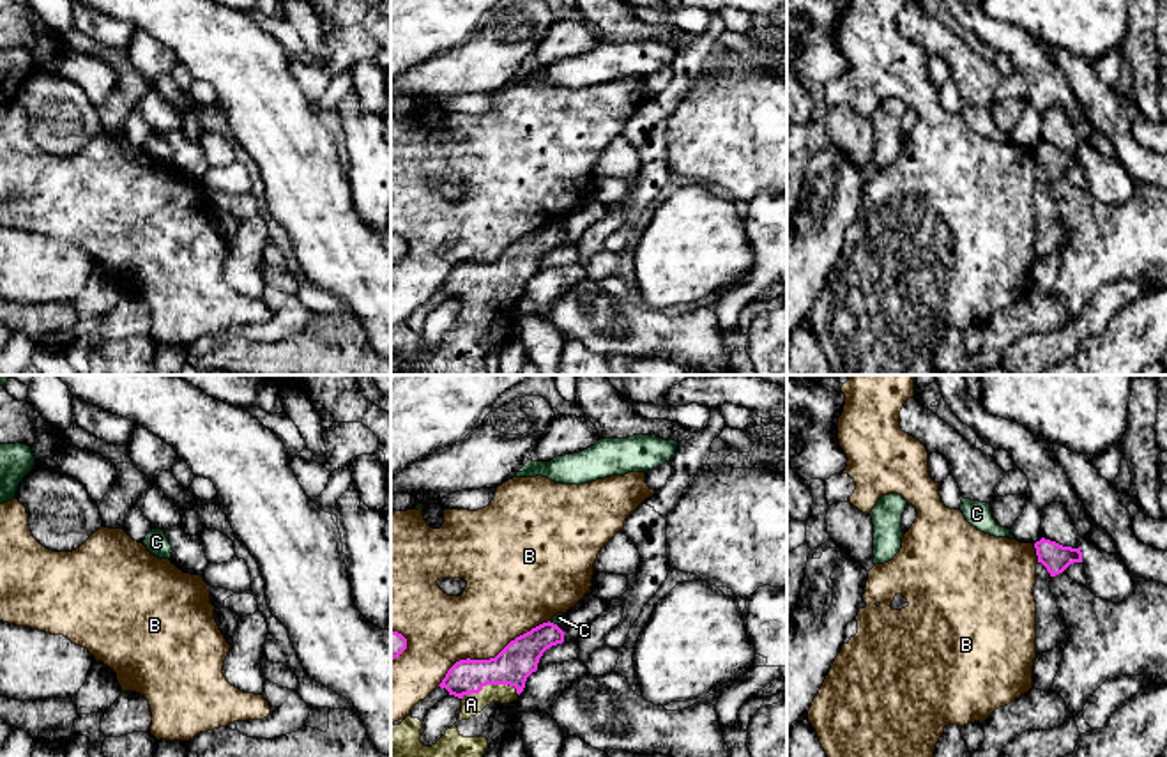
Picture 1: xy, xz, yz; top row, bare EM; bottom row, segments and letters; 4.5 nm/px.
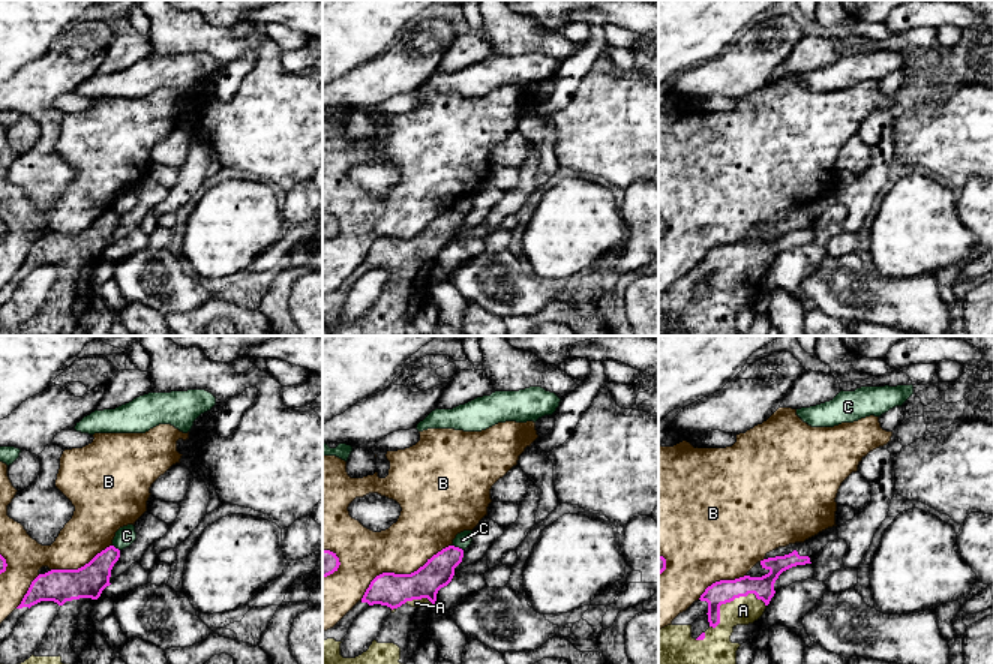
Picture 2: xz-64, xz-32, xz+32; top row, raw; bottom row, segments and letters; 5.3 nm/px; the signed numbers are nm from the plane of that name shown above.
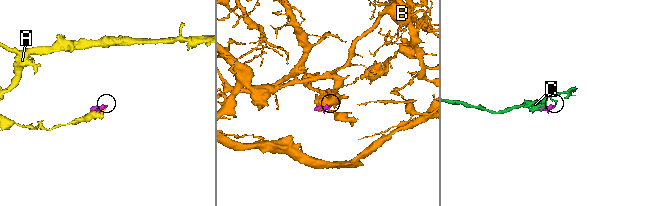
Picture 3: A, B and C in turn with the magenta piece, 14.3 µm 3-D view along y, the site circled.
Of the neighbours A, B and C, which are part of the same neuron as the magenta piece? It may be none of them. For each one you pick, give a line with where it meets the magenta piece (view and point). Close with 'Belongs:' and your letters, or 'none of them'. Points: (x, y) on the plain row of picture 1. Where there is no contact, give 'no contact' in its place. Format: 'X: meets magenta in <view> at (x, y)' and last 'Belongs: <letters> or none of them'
A: meets magenta in xz at (490, 287)
Belongs: A

